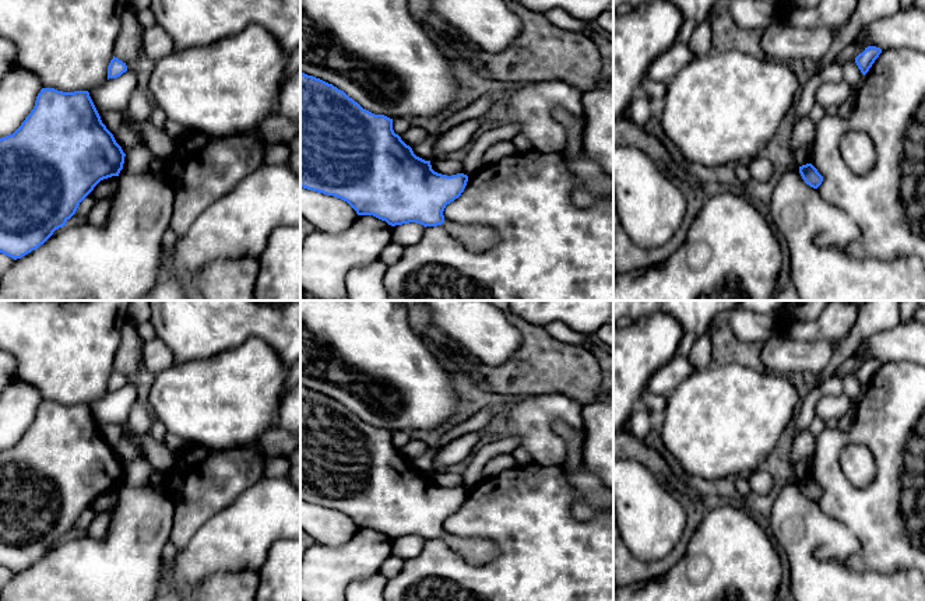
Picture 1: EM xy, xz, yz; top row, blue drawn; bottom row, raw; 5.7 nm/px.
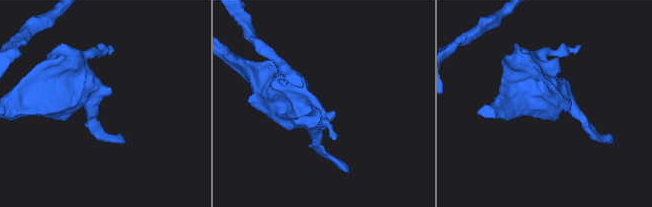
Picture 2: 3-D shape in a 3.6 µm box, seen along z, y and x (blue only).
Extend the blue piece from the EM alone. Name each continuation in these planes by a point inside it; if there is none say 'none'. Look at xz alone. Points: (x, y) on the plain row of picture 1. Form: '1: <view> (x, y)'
1: xz (477, 551)

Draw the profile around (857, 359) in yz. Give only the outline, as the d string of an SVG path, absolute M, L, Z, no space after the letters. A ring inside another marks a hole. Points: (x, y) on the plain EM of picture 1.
M862 349L855 351L850 358L847 358L841 366L836 370L836 376L844 377L850 372L855 372L859 366L865 363L866 358Z

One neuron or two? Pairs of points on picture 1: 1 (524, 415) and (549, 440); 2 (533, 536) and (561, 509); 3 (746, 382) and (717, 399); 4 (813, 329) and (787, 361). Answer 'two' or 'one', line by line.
1: one
2: one
3: one
4: two

